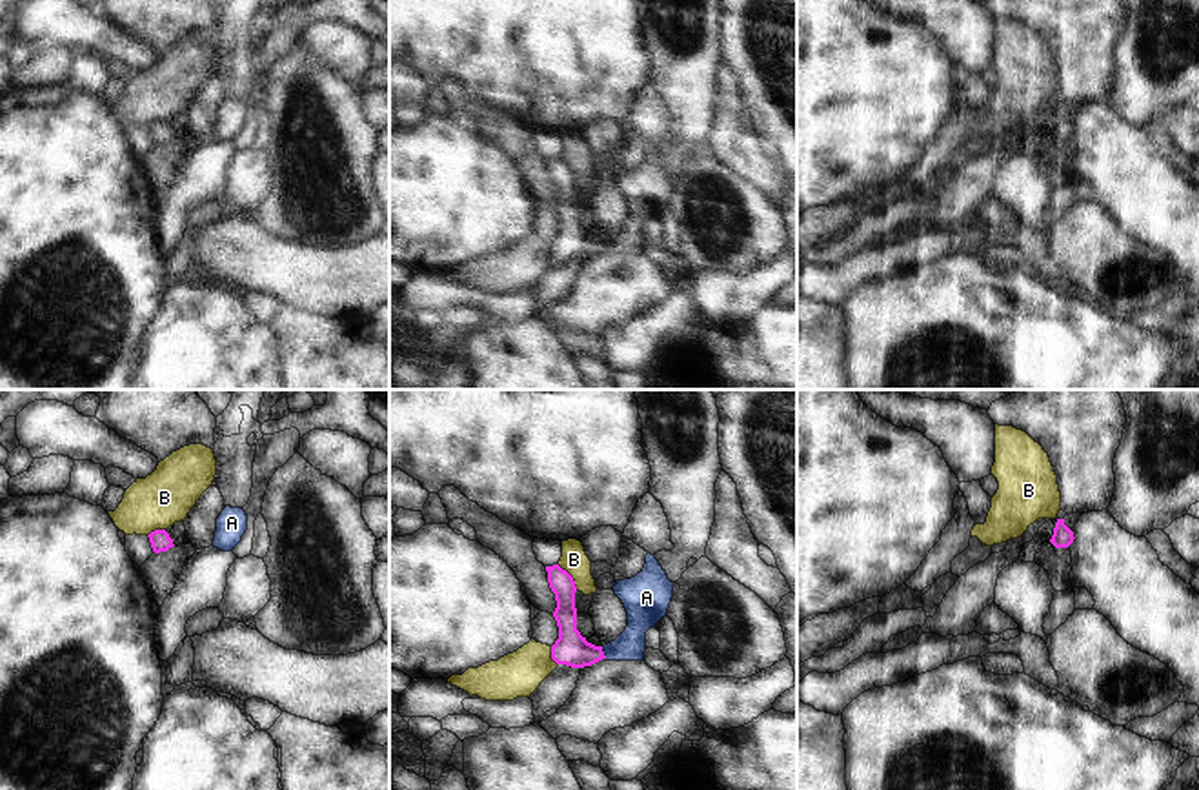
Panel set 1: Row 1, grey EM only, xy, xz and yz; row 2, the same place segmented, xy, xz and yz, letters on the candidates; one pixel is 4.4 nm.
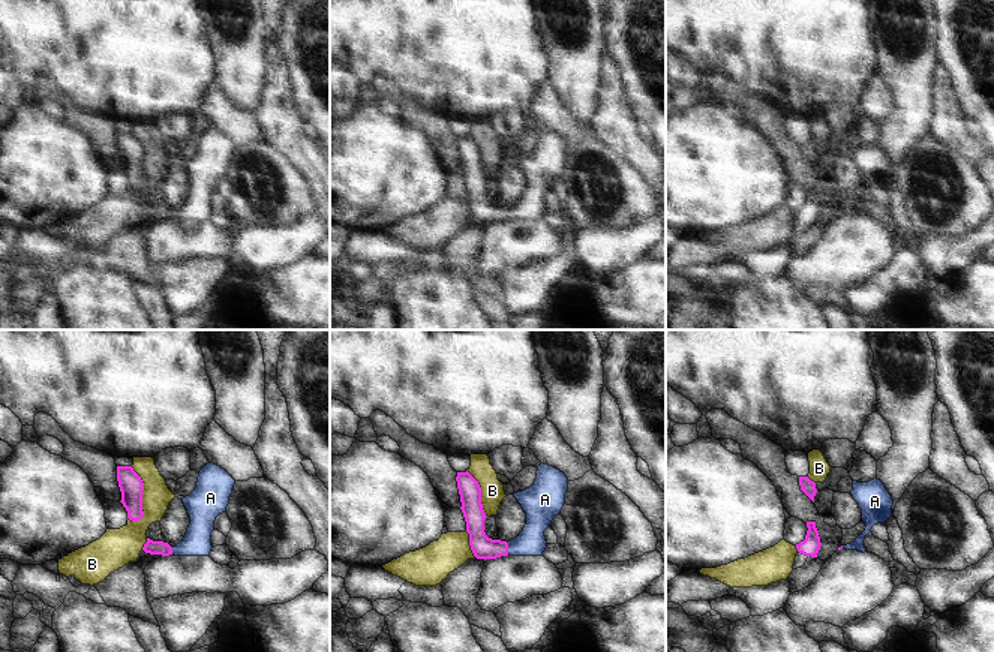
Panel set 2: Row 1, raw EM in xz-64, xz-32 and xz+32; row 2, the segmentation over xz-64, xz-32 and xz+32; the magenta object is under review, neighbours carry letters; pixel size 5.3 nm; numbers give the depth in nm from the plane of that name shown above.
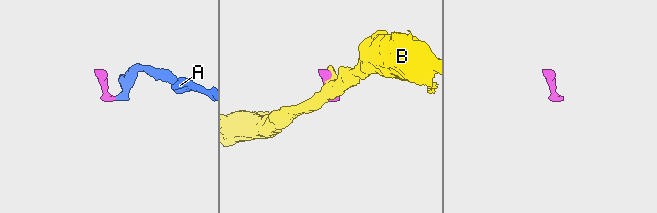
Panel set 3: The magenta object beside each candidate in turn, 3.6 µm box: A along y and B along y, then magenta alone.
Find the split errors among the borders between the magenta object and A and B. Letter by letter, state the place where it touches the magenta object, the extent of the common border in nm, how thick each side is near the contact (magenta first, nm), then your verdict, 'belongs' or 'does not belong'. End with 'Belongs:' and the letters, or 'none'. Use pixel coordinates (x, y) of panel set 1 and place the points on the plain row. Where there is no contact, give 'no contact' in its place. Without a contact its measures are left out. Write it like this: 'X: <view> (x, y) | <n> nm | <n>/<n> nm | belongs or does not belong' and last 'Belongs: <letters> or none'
A: xz (603, 244) | 60 nm | 150/140 nm | belongs
B: xz (570, 168) | 140 nm | 110/120 nm | does not belong
Belongs: A

